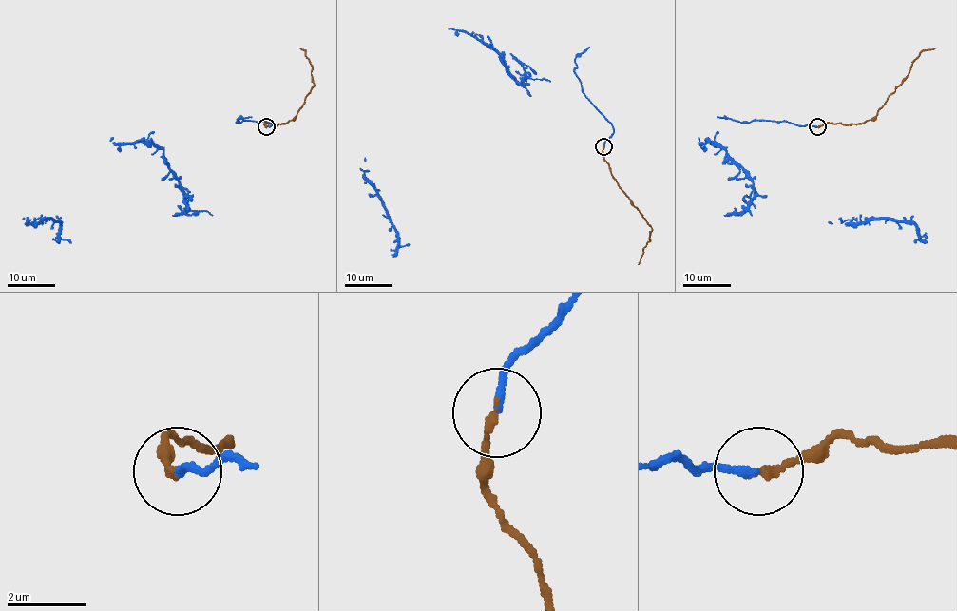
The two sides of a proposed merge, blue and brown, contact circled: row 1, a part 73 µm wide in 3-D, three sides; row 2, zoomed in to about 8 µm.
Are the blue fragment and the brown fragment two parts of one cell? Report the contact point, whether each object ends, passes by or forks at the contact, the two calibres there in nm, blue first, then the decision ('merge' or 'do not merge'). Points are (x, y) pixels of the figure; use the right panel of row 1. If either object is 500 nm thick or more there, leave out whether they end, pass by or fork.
(817, 126) | blue ends | brown ends | 200/190 nm | merge

